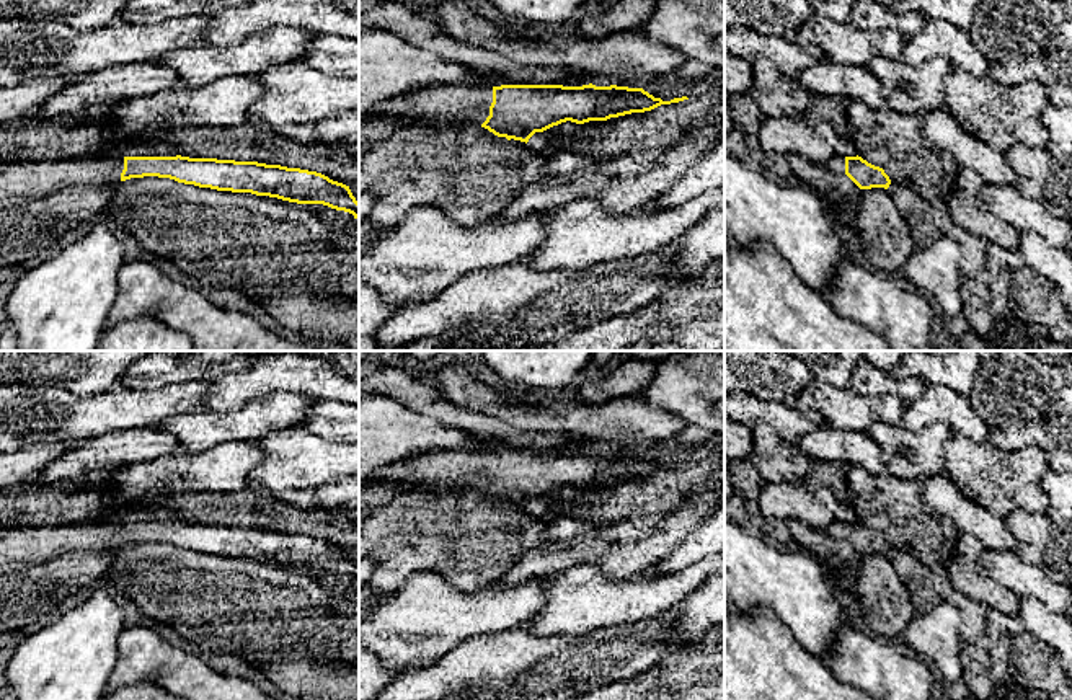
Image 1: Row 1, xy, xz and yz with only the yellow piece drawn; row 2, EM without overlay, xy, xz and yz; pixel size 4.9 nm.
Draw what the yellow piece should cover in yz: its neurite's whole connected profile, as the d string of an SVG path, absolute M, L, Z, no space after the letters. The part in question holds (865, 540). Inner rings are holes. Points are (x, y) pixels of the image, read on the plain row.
M834 521L826 532L840 540L847 540L860 555L884 553L891 550L889 542L883 534L875 532L862 522Z

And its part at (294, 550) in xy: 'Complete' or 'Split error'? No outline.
Split error

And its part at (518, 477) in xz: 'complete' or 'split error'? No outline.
split error

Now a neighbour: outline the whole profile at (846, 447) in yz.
M817 428L801 437L798 447L811 459L842 467L862 467L871 475L886 475L883 450L868 432Z

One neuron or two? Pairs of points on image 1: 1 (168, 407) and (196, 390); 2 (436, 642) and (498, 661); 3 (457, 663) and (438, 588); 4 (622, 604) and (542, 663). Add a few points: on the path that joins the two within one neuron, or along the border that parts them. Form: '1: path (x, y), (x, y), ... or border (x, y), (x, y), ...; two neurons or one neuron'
1: path (175, 400), (190, 397); one neuron
2: border (491, 633), (467, 638), (436, 663), (423, 668); two neurons
3: border (490, 635), (467, 638), (436, 663), (420, 668); two neurons
4: border (617, 625), (583, 633), (540, 635); two neurons

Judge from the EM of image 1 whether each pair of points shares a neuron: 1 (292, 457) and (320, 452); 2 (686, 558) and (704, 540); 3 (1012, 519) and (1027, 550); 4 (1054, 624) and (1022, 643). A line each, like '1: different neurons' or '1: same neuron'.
1: same neuron
2: same neuron
3: same neuron
4: different neurons

